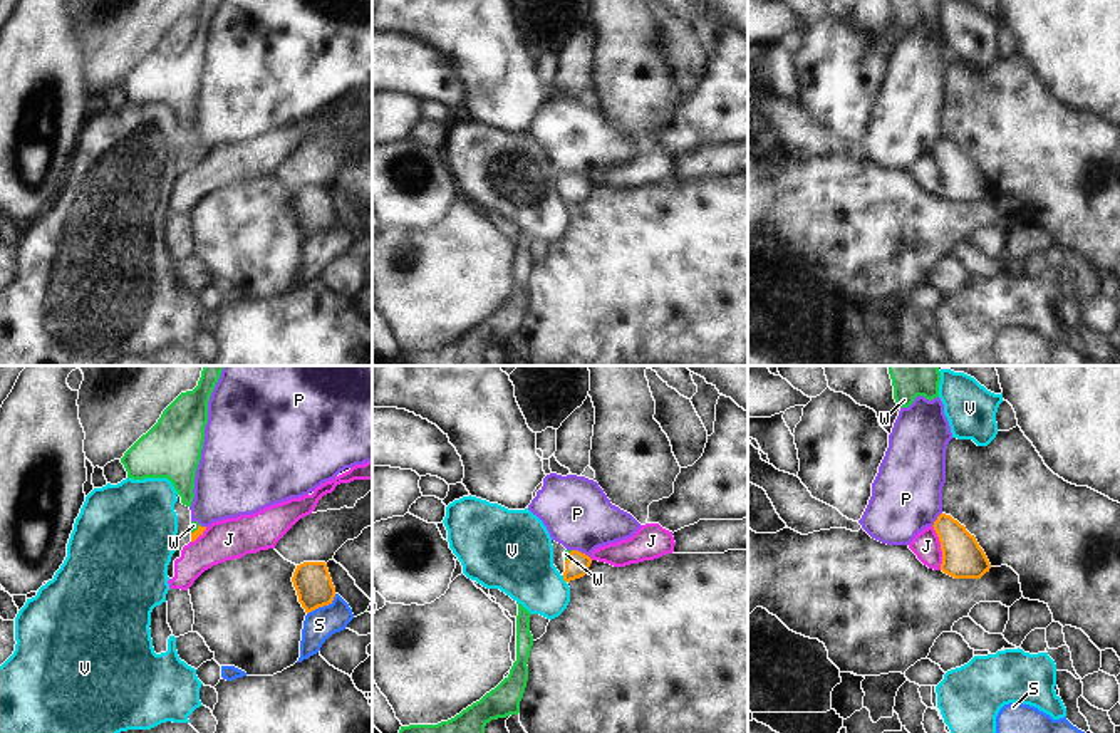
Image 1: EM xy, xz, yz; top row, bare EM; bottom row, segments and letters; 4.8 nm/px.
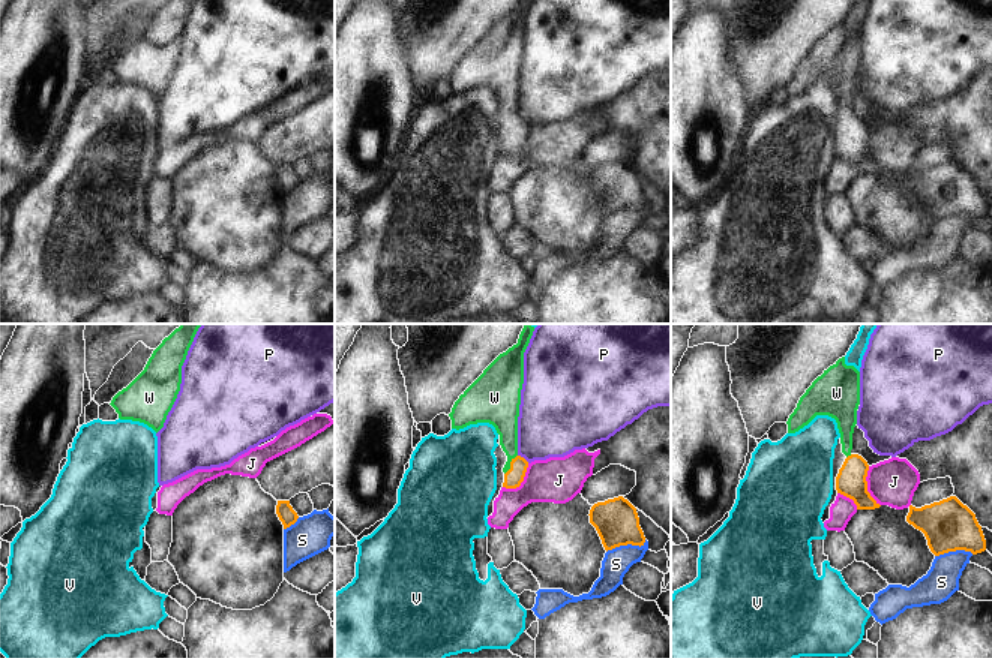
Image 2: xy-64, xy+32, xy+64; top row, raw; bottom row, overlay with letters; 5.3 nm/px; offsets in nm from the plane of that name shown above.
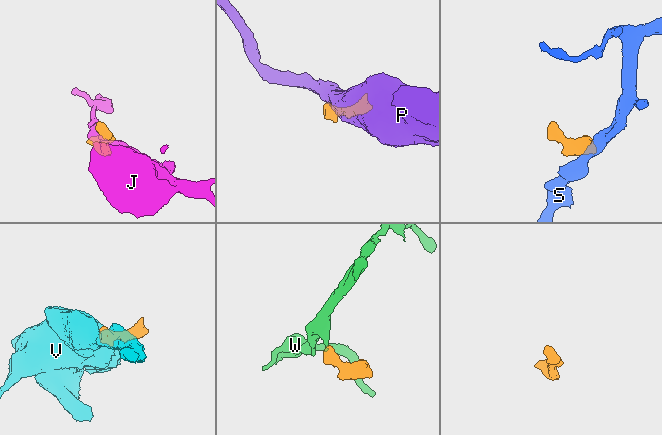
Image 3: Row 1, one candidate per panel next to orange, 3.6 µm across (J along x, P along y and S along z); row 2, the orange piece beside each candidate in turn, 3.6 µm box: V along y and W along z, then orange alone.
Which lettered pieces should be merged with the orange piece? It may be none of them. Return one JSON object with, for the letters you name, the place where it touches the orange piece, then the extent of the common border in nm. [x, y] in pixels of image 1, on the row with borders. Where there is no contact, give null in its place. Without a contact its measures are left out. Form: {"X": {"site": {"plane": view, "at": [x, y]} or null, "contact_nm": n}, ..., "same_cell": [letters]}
{"W": {"site": {"plane": "xy", "at": [195, 530]}, "contact_nm": 60}, "same_cell": ["W"]}

